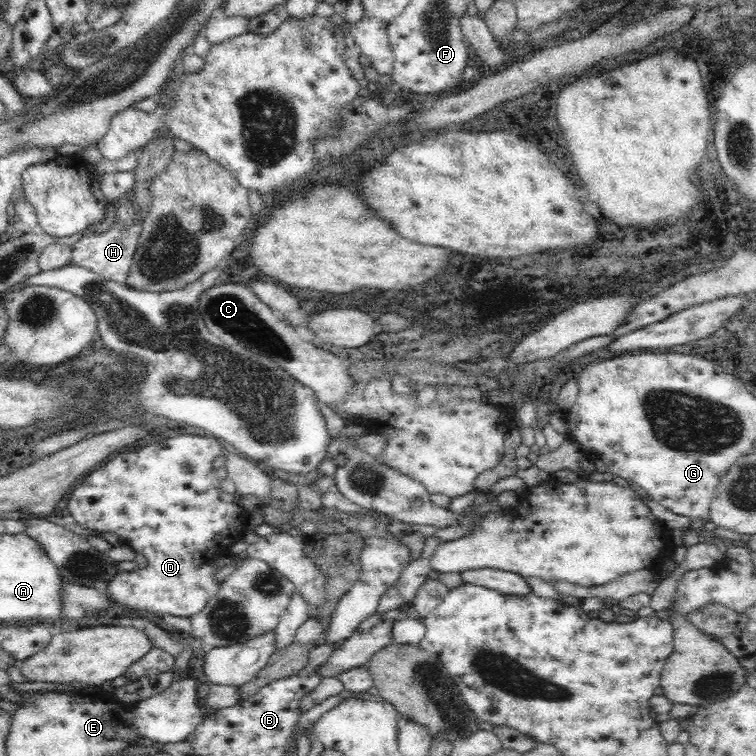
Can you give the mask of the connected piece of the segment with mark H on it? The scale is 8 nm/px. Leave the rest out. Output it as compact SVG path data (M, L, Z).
M132 192L125 193L125 197L120 195L114 202L118 202L114 224L106 232L89 236L83 235L80 240L75 242L71 247L72 263L89 269L106 280L125 284L130 268L134 263L137 244L140 234L142 234L142 226L144 226L145 214L138 207Z

